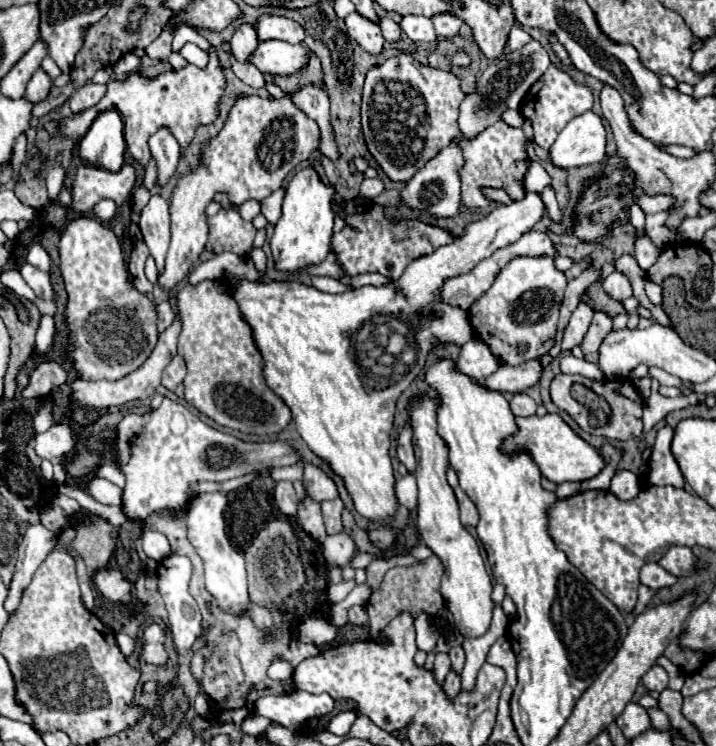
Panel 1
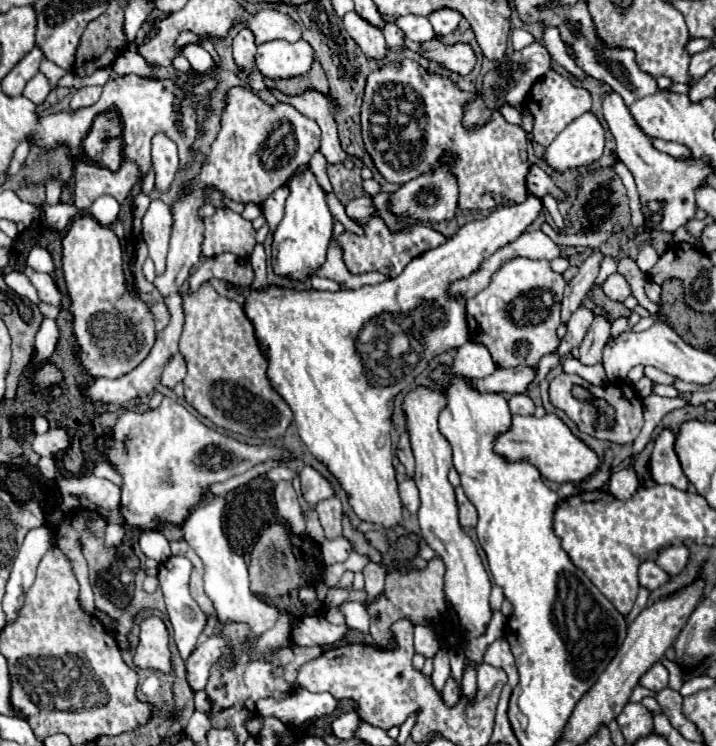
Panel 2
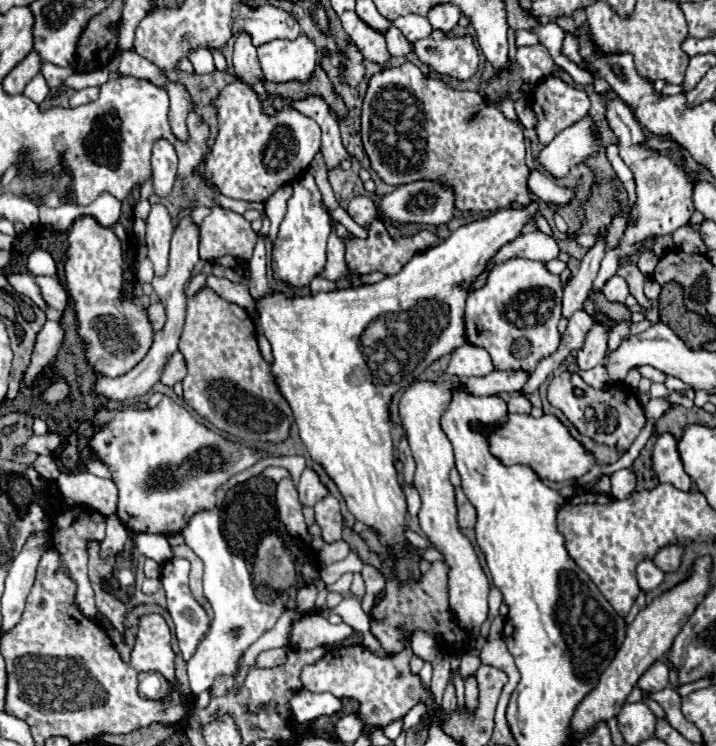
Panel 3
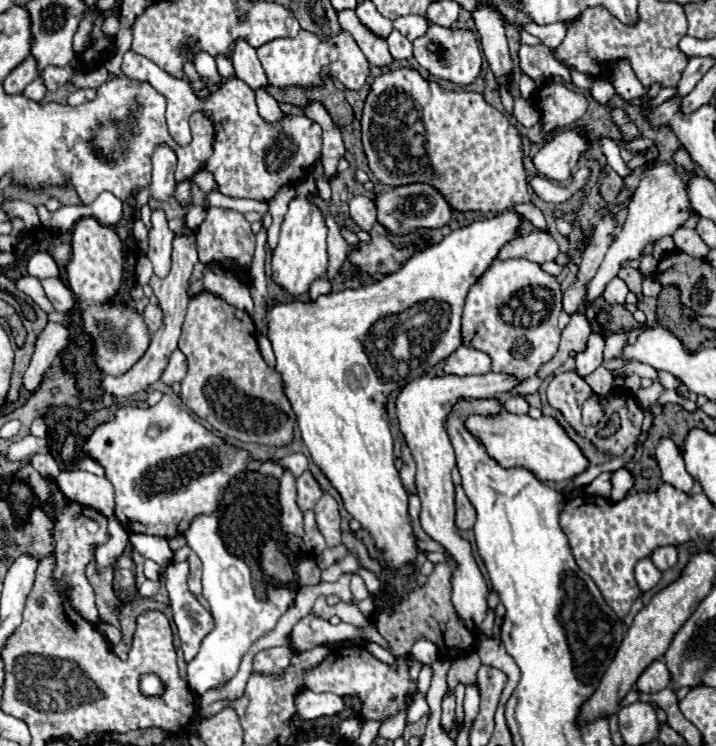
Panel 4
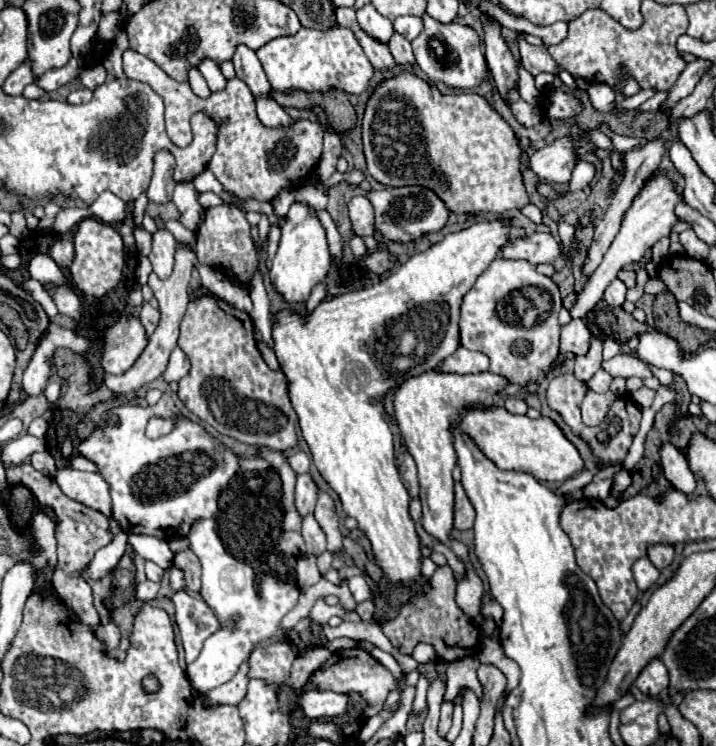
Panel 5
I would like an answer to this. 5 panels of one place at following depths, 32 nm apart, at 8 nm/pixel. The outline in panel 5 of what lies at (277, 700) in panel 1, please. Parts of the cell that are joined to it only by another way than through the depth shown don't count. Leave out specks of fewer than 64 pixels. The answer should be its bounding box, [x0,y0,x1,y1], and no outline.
[300,692,346,720]

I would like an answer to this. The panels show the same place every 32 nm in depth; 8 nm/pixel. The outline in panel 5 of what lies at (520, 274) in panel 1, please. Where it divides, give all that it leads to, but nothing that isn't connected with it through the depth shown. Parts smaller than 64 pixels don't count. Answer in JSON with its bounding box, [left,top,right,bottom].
[460,258,562,386]

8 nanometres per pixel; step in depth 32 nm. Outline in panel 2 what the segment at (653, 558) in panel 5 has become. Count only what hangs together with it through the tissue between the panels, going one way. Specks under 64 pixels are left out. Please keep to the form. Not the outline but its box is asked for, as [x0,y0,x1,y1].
[656,546,690,576]

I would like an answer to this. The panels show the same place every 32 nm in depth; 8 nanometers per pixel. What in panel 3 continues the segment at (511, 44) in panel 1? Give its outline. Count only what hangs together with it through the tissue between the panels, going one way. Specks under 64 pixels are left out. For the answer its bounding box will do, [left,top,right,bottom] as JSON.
[516,30,538,48]

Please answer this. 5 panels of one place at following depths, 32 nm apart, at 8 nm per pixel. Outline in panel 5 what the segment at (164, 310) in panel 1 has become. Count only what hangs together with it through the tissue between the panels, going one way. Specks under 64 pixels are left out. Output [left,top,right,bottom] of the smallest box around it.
[140,302,160,334]

